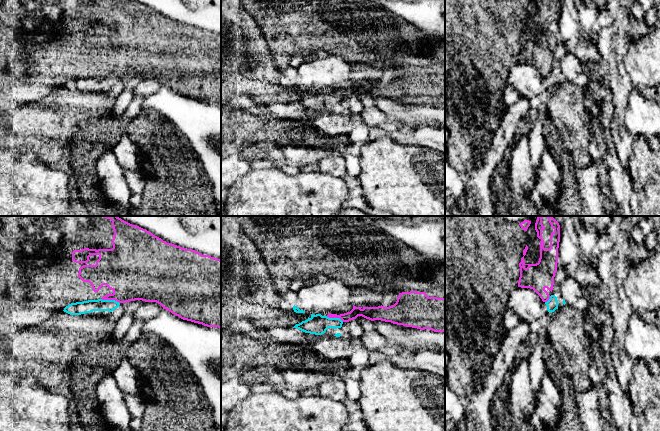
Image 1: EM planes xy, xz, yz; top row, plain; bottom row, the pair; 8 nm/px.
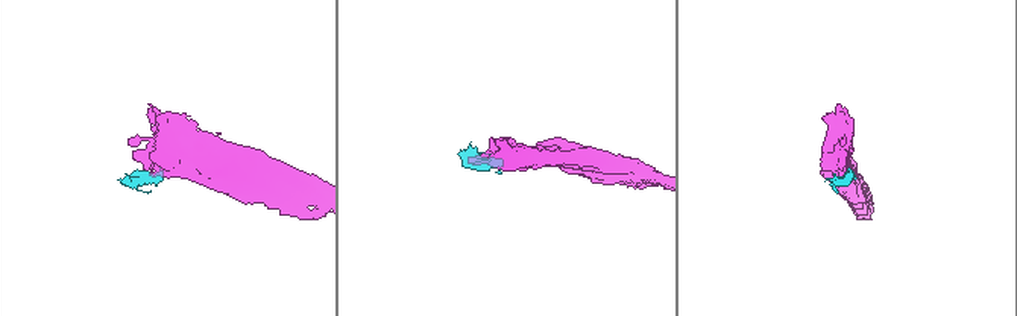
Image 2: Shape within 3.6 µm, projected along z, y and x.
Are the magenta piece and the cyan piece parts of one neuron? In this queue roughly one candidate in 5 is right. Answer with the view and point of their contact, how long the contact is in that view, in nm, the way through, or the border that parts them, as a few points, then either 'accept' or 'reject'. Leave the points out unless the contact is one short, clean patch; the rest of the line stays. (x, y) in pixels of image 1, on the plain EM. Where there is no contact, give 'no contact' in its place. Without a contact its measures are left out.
contact xy (110, 75); length 160 nm; border xy (101, 75), (114, 75), (119, 79); reject

